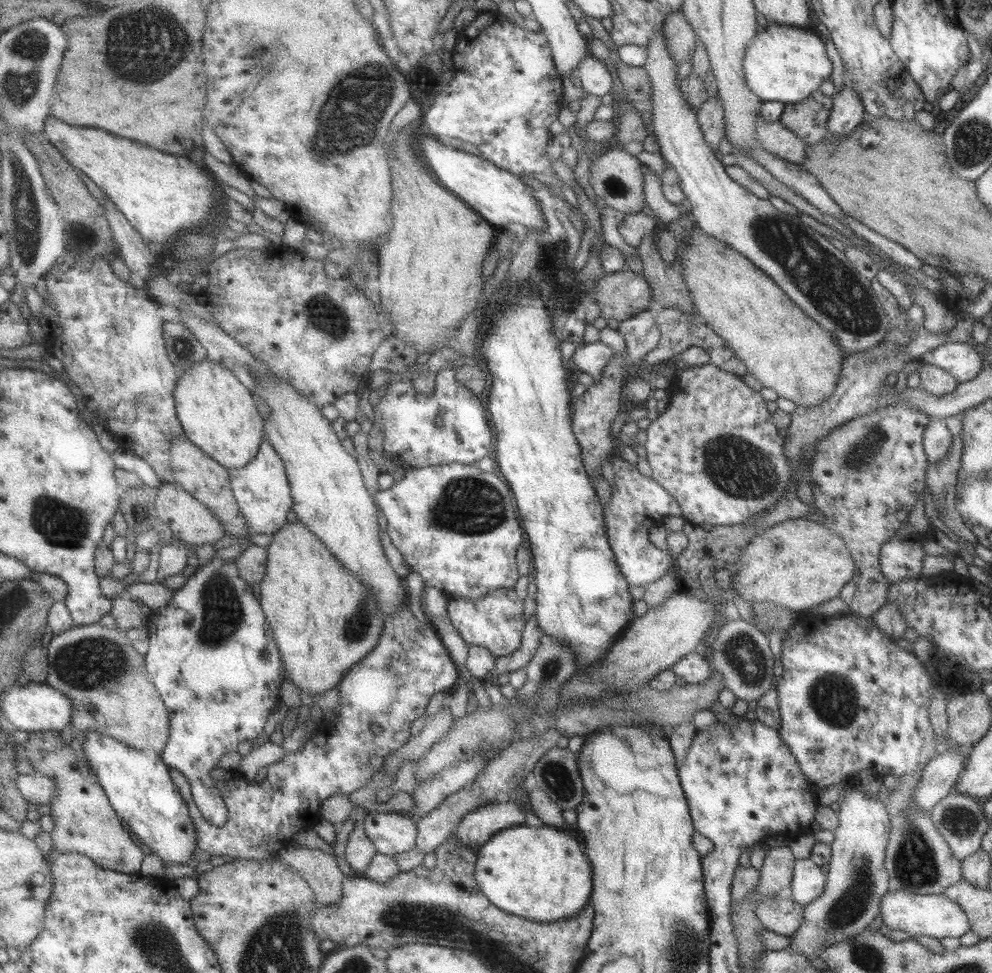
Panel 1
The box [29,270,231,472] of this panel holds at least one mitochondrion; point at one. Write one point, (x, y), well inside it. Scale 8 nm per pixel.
(185, 349)

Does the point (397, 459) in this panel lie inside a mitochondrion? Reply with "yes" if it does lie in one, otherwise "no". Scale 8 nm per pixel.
no

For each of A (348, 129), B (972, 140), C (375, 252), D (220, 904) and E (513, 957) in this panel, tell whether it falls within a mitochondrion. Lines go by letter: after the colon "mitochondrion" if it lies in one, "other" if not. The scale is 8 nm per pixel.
A: mitochondrion
B: mitochondrion
C: other
D: other
E: mitochondrion

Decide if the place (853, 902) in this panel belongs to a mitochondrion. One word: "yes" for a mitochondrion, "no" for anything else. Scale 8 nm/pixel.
yes

